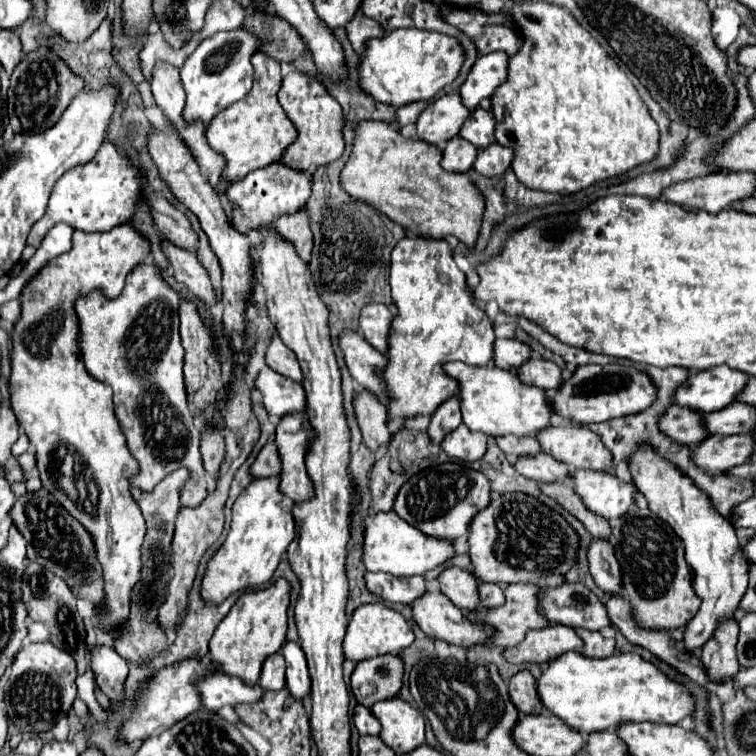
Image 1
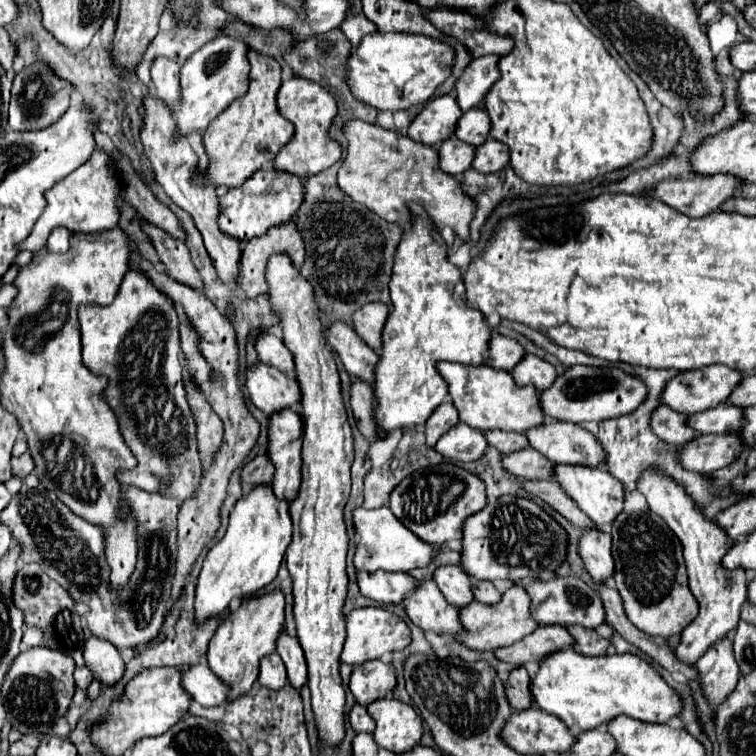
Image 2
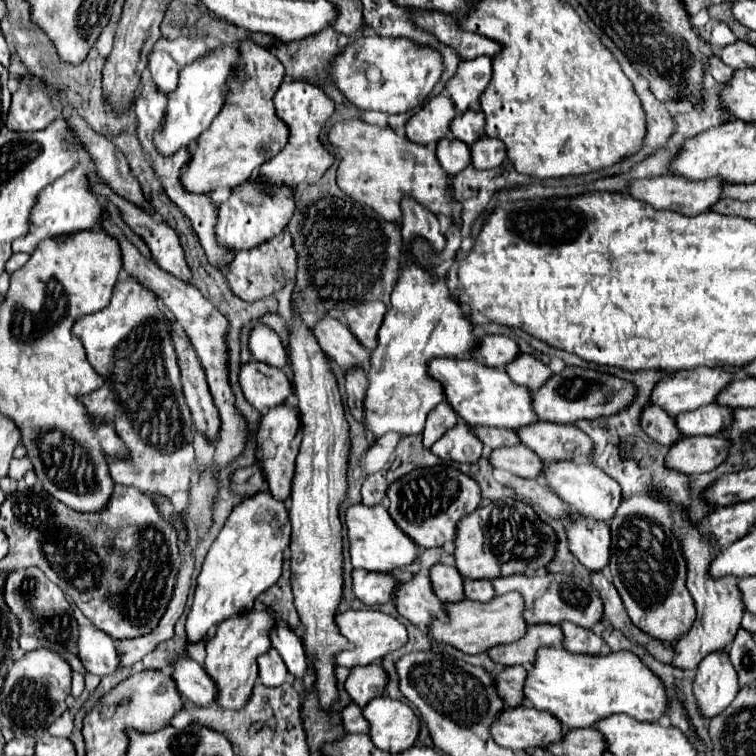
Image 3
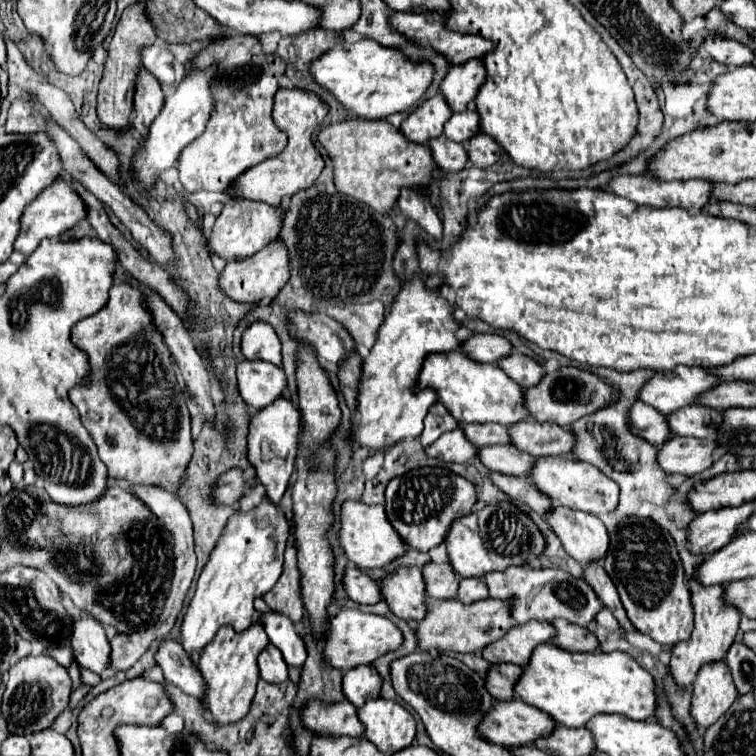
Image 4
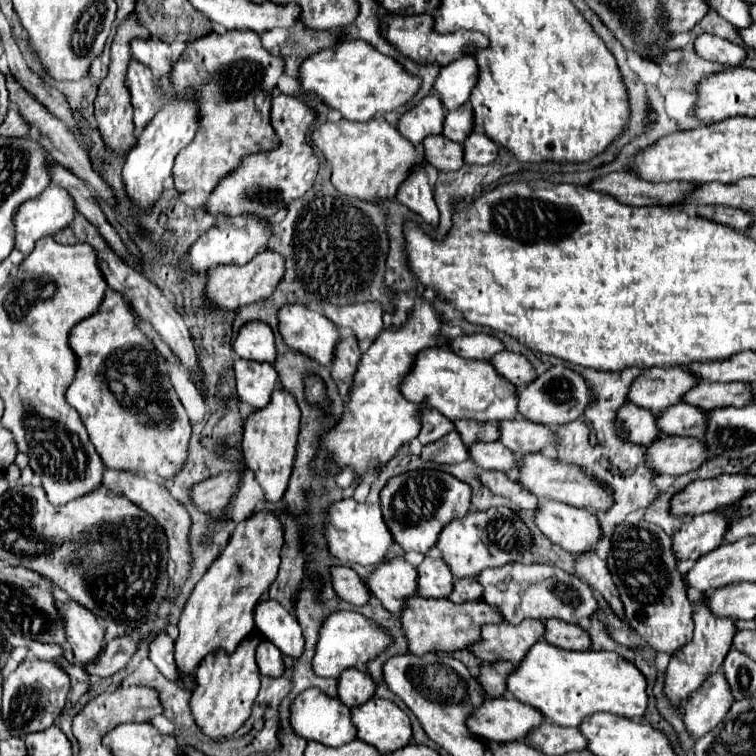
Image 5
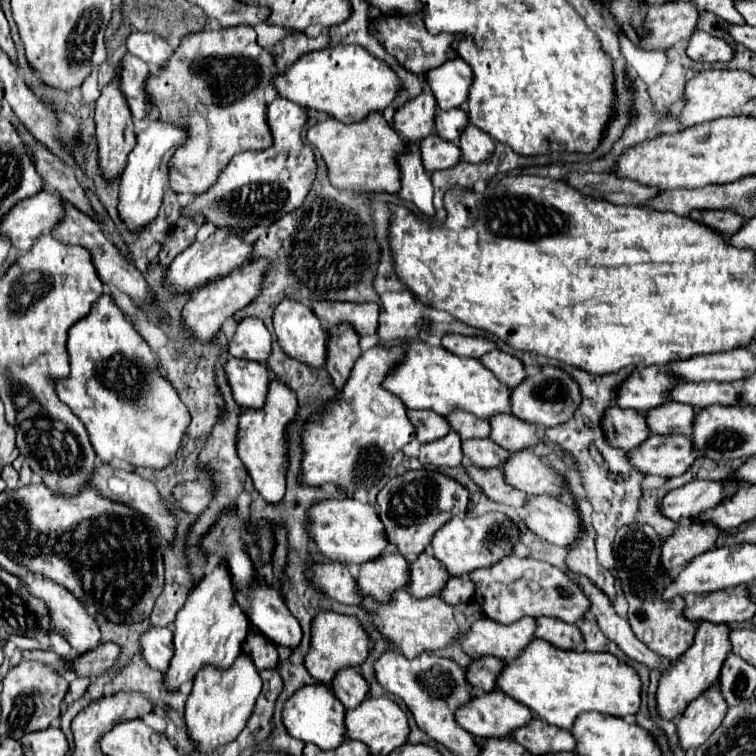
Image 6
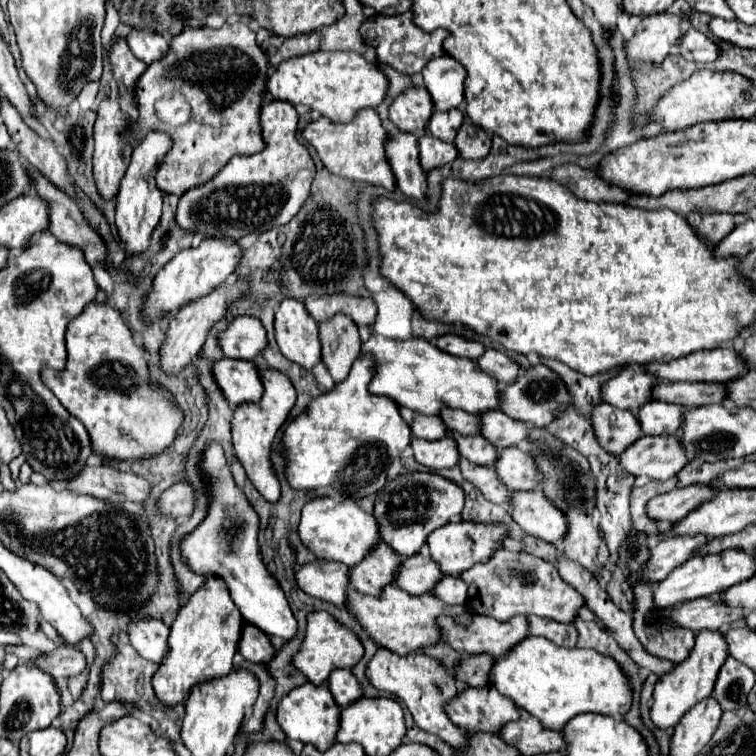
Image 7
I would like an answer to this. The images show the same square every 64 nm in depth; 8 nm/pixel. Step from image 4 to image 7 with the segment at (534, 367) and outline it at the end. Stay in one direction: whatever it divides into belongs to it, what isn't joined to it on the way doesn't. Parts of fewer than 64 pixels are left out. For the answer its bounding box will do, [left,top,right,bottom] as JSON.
[478,348,520,386]

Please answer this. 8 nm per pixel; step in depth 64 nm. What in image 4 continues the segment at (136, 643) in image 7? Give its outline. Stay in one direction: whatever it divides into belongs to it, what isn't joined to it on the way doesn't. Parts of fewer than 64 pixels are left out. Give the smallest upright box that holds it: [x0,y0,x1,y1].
[156,642,206,700]

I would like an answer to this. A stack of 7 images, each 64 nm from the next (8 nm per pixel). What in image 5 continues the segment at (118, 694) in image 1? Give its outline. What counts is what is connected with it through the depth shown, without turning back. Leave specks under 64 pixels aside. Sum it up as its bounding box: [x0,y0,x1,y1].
[58,600,104,666]

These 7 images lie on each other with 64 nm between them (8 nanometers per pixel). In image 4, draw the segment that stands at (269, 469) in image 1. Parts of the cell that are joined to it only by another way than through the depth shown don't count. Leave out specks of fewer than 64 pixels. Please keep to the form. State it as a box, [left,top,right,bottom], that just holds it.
[214,468,258,504]

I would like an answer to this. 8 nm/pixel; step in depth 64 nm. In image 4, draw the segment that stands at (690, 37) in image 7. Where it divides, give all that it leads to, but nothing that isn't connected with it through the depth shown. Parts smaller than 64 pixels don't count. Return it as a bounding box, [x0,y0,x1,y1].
[704,36,754,66]

